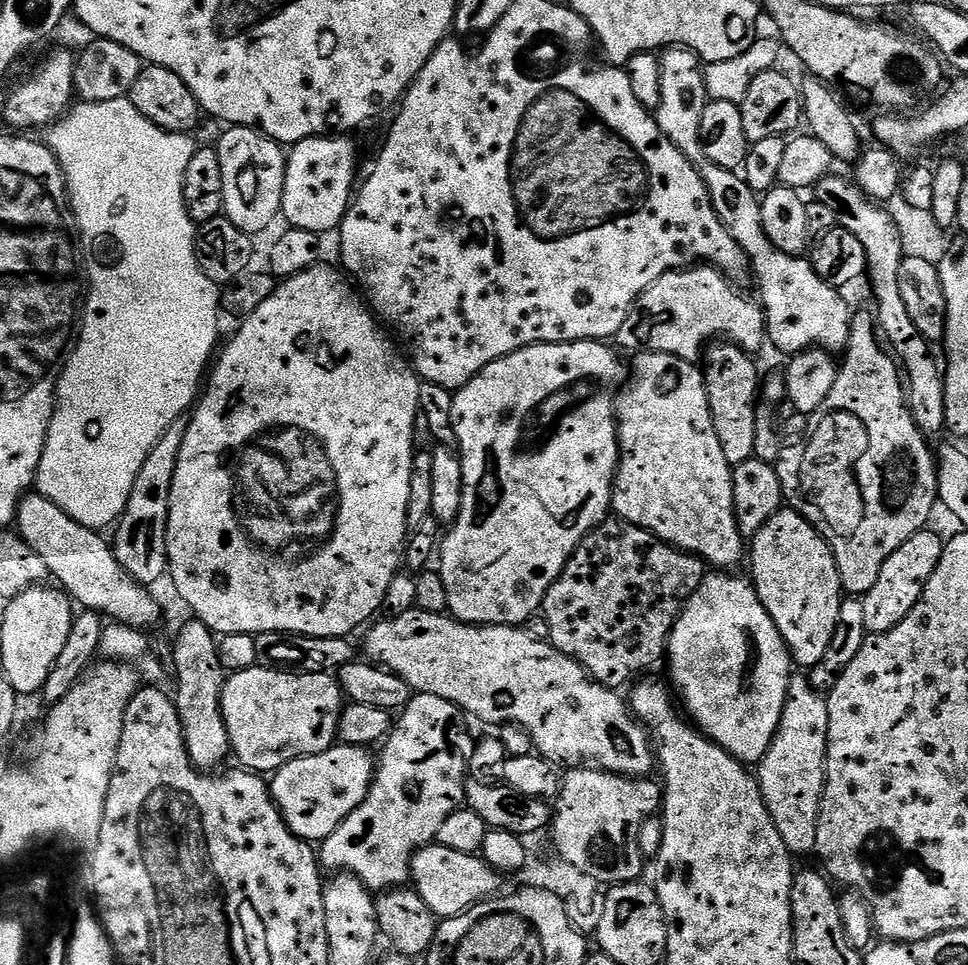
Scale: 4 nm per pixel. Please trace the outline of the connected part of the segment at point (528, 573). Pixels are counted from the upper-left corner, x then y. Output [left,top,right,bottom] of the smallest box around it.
[438,340,624,625]

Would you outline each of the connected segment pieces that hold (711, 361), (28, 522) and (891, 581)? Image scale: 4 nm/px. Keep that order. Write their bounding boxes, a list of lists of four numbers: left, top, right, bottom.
[[702,342,762,466],[15,494,160,630],[862,531,945,633]]

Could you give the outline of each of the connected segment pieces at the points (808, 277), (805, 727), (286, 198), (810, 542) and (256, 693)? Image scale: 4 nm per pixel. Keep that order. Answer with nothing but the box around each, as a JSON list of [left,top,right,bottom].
[[654,46,854,354],[758,675,828,857],[280,134,356,234],[750,510,842,670],[222,666,346,774]]

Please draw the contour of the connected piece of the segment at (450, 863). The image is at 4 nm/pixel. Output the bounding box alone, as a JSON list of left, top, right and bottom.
[411,843,501,918]

